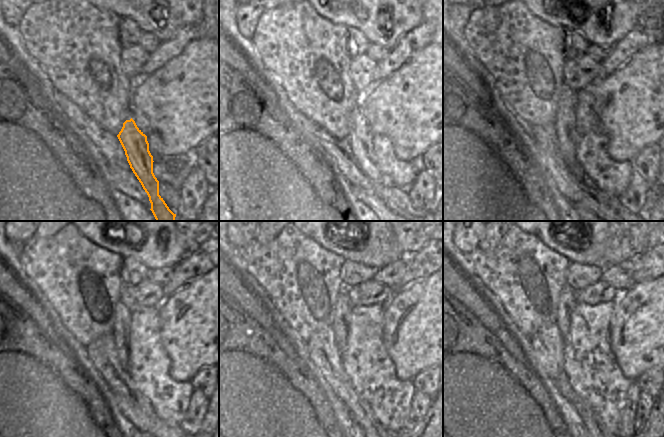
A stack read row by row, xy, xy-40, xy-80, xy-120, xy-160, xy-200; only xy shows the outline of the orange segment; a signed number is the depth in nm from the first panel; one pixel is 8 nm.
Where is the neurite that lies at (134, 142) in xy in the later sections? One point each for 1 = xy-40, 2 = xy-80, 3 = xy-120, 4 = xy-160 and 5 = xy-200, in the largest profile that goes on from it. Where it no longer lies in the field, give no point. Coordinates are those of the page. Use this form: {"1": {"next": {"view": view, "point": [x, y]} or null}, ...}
{"1": {"next": {"view": "xy-40", "point": [360, 137]}}, "2": {"next": {"view": "xy-80", "point": [566, 124]}}, "3": {"next": {"view": "xy-120", "point": [122, 323]}}, "4": {"next": {"view": "xy-160", "point": [343, 306]}}, "5": {"next": {"view": "xy-200", "point": [567, 301]}}}

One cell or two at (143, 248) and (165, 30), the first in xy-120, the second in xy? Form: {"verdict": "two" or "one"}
{"verdict": "one"}

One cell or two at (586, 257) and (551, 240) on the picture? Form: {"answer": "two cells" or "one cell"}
{"answer": "one cell"}

